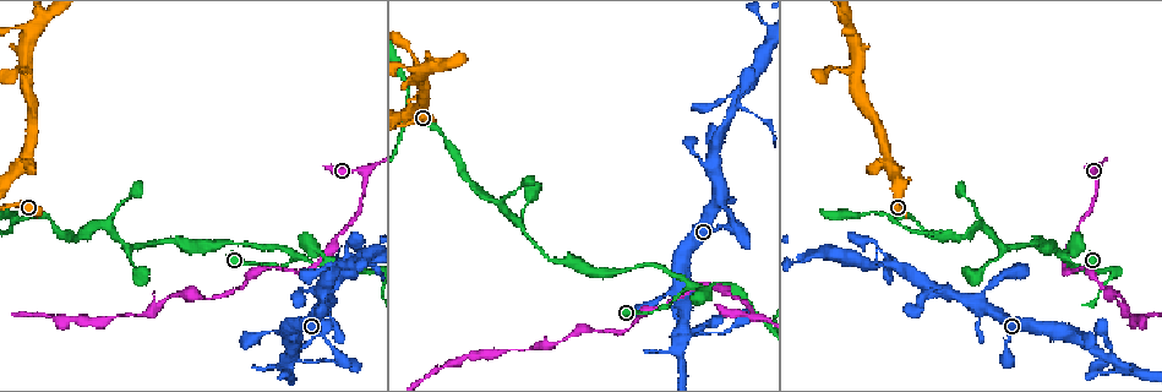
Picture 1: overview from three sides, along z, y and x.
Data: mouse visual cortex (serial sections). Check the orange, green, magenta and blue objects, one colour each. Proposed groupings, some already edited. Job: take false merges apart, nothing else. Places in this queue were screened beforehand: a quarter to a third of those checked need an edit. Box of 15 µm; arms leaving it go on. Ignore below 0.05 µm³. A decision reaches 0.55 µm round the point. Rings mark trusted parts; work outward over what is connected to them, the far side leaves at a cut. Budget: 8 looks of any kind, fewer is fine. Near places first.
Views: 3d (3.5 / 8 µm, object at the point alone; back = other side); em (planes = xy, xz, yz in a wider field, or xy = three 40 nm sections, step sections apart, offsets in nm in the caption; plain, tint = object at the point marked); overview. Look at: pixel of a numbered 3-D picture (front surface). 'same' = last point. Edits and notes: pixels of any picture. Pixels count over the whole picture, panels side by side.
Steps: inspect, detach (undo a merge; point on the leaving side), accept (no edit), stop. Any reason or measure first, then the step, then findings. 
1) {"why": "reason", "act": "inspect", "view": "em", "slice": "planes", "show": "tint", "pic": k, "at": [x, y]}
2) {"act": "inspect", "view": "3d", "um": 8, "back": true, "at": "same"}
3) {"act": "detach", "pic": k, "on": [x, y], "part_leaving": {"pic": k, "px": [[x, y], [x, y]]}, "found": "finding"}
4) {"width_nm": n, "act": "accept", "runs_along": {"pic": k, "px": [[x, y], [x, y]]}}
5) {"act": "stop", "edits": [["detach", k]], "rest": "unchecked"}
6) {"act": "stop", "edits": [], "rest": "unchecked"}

{"why": "a narrow waist", "act": "inspect", "view": "3d", "um": 8, "pic": 1, "at": [296, 257]}

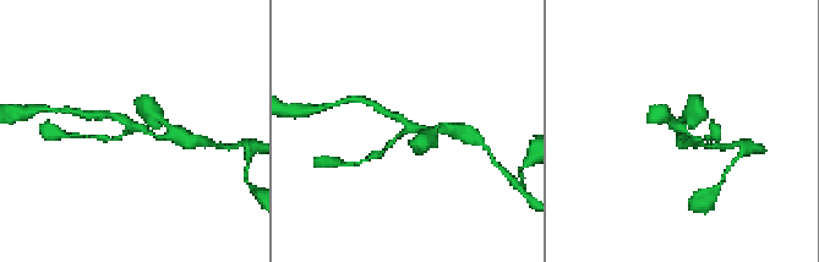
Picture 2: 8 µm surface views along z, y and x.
{"act": "inspect", "view": "3d", "um": 3.5, "pic": 2, "at": [134, 127]}

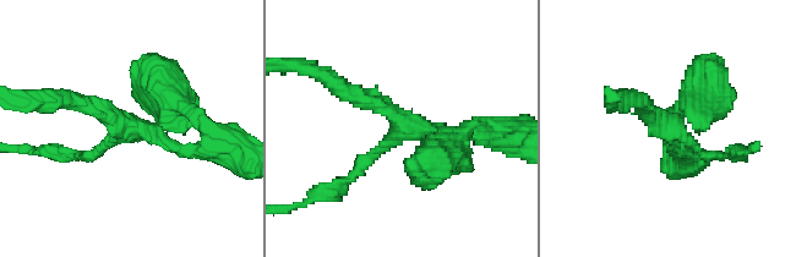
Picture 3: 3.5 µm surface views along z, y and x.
{"why": "shape alone is not enough", "act": "inspect", "view": "em", "slice": "xy", "step": 3, "show": "tint", "pic": 3, "at": [125, 128]}

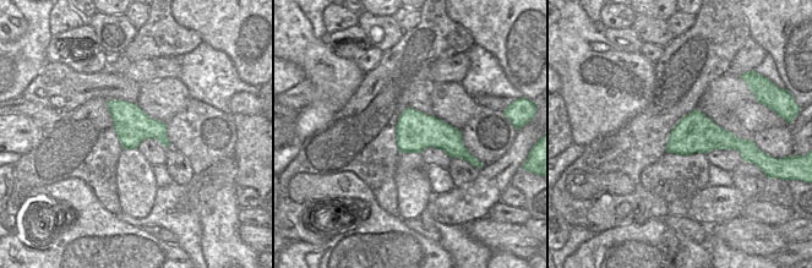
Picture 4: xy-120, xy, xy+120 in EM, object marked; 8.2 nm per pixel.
{"arms": 3, "act": "accept", "runs_along": {"pic": 3, "px": [[730, 153], [702, 153], [636, 100]]}, "found": "continuous, no second cell"}

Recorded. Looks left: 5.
{"why": "four-way junction", "act": "inspect", "view": "3d", "um": 3.5, "back": true, "pic": 1, "at": [1110, 358]}

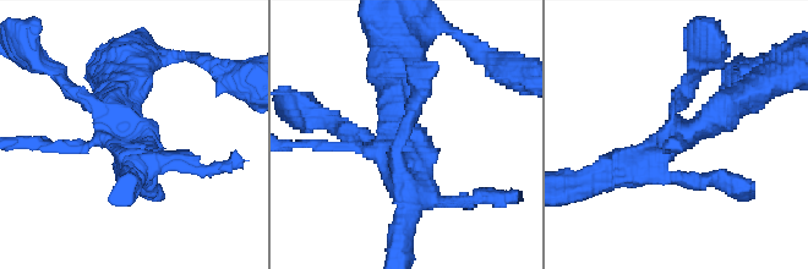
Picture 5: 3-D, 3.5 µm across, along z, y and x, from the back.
{"arms": 4, "arm_widths_nm": [150, 200, 350, 350], "act": "inspect", "view": "em", "slice": "xy", "step": 5, "show": "tint", "pic": 5, "at": [676, 133]}

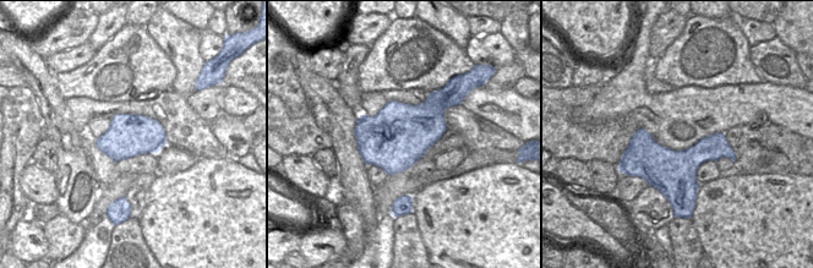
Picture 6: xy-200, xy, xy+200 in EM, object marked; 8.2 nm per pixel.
{"act": "accept", "found": "all the same cell"}

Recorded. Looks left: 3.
{"why": "abrupt turn", "act": "inspect", "view": "3d", "um": 3.5, "pic": 1, "at": [19, 217]}

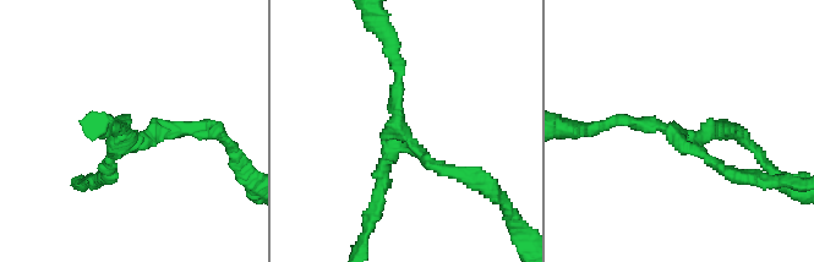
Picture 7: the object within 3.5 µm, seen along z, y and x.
{"arms": 3, "arm_widths_nm": [150, 150, 200], "act": "inspect", "view": "em", "slice": "xy", "step": 2, "show": "plain", "pic": 7, "at": [690, 138]}

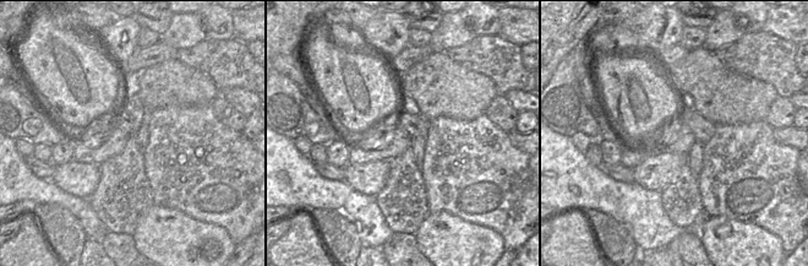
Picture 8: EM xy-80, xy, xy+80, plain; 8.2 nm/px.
{"act": "inspect", "view": "em", "slice": "xy", "step": 2, "show": "tint", "at": "same"}

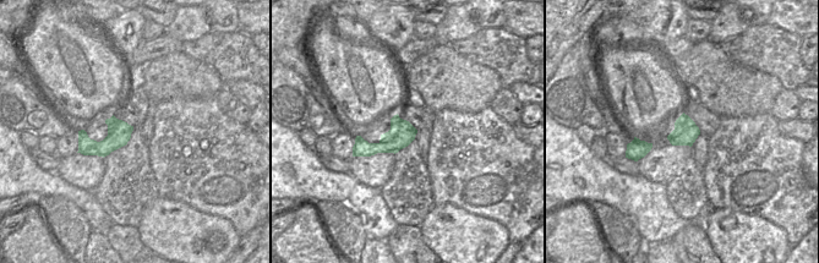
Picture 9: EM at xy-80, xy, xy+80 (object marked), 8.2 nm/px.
{"act": "accept", "found": "all the same cell"}

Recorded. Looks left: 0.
{"act": "stop", "edits": [], "rest": "unchecked"}

